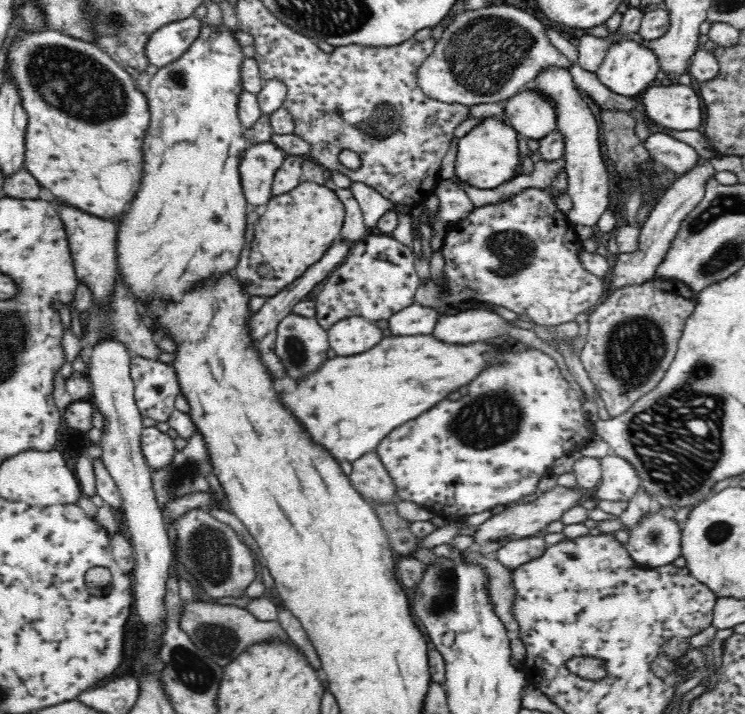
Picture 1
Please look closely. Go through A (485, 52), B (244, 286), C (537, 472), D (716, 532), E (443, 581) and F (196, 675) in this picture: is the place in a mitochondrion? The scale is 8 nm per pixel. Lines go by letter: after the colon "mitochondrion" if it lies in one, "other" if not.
A: mitochondrion
B: other
C: other
D: mitochondrion
E: mitochondrion
F: mitochondrion

